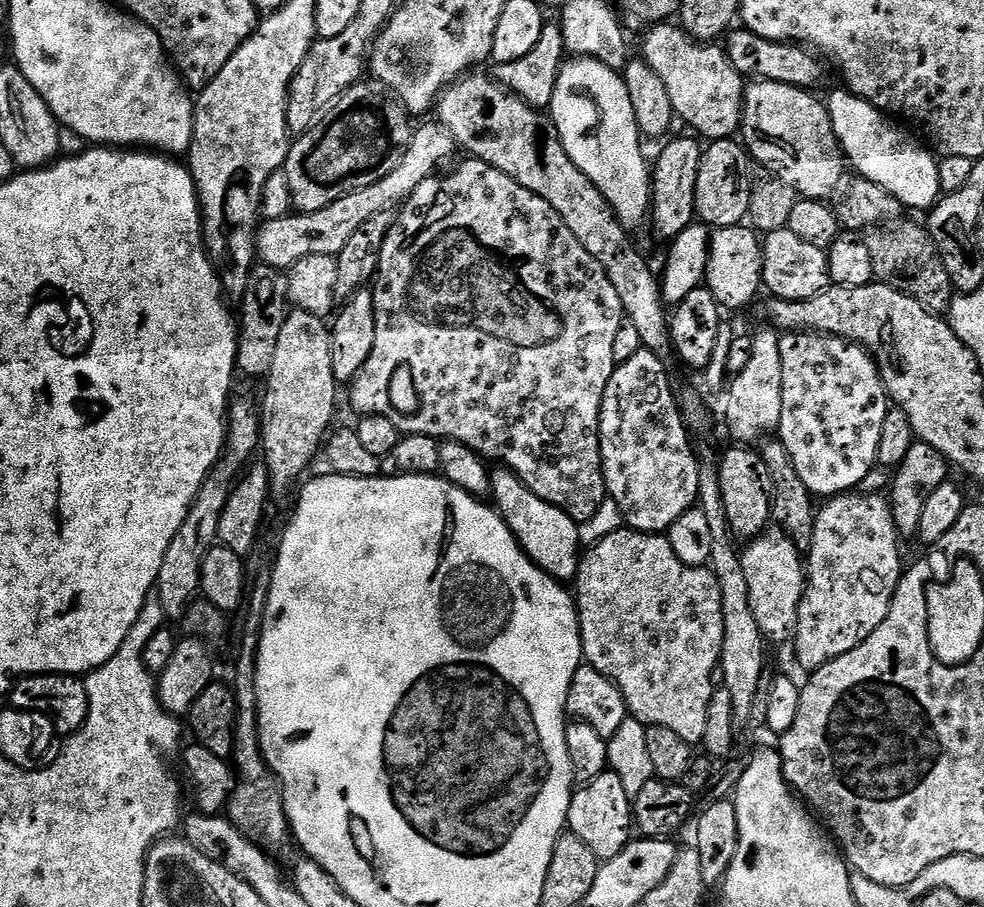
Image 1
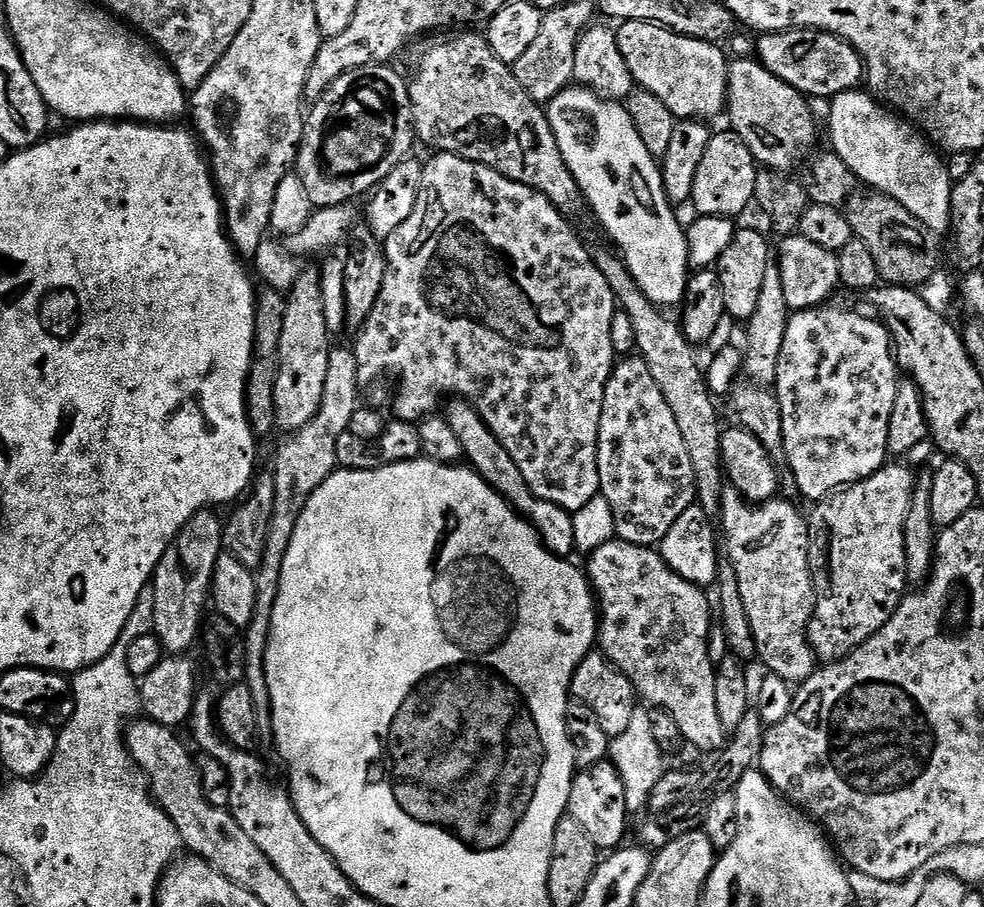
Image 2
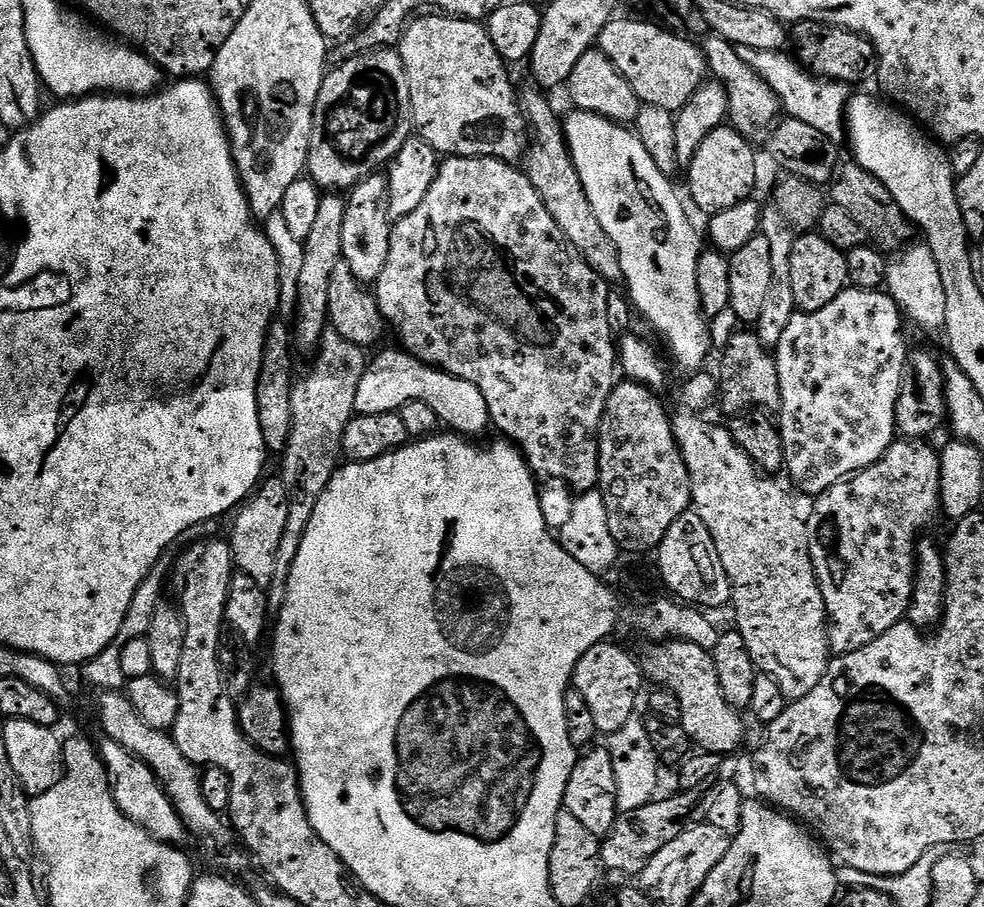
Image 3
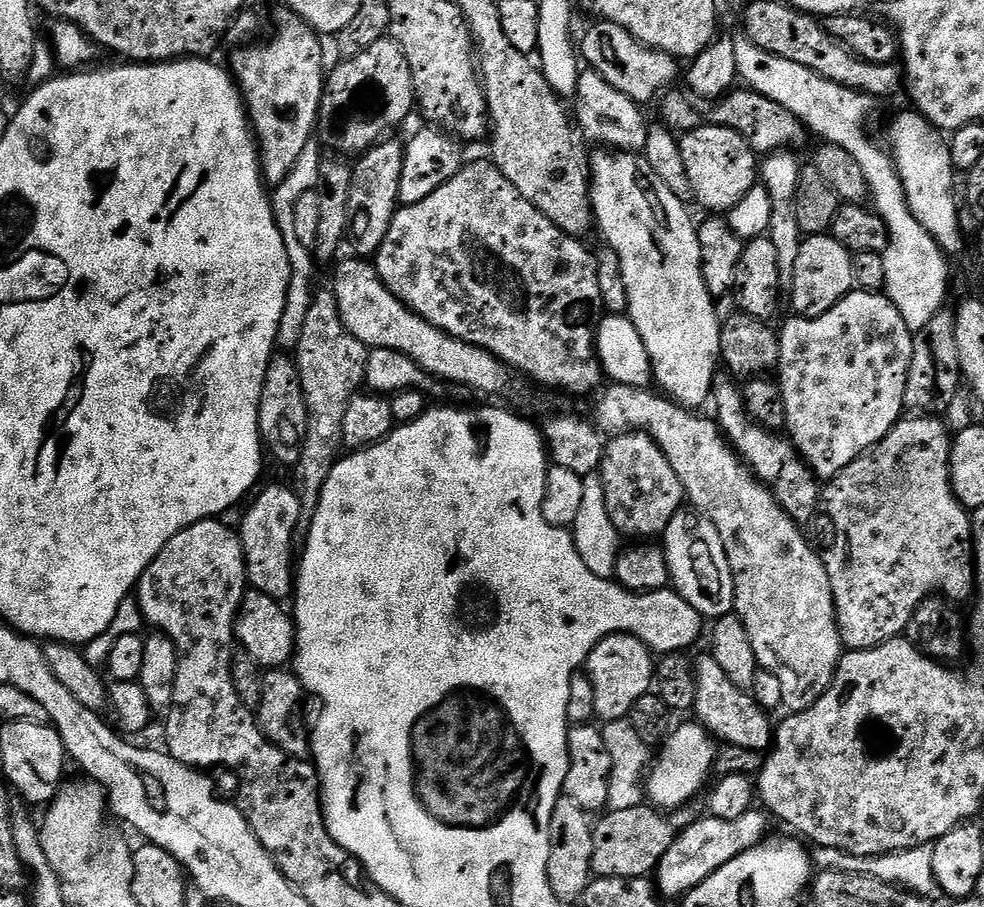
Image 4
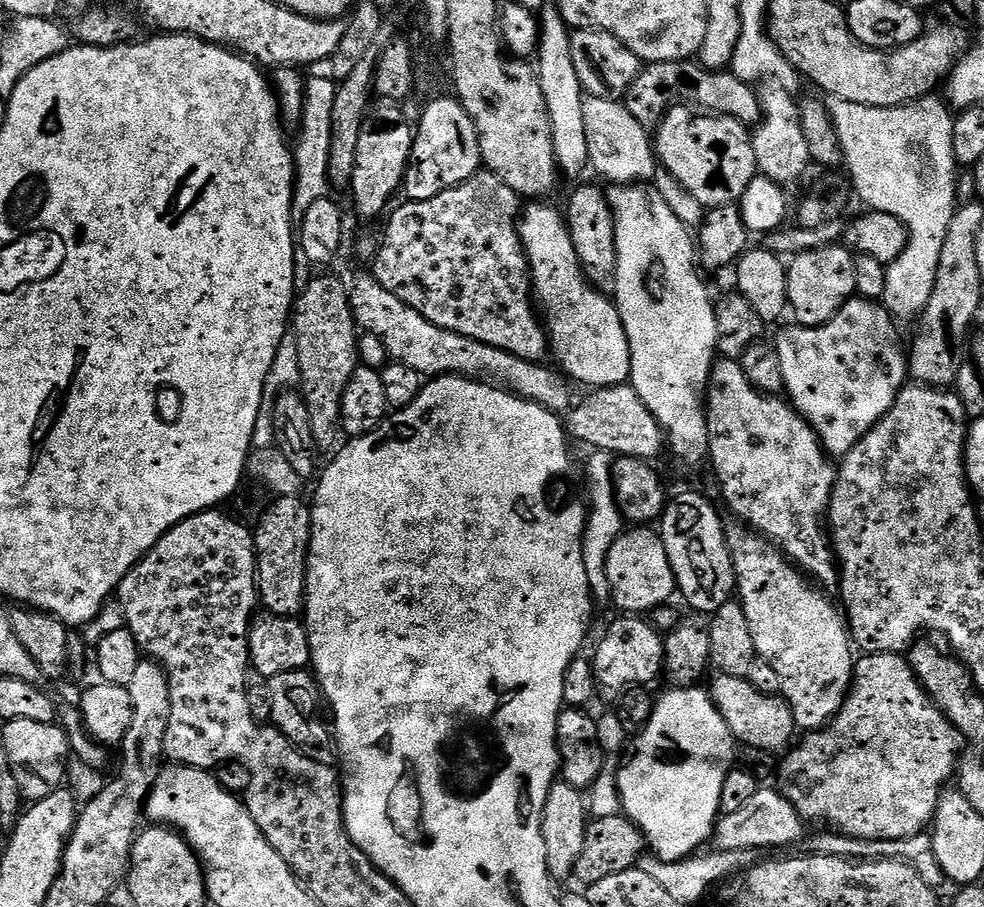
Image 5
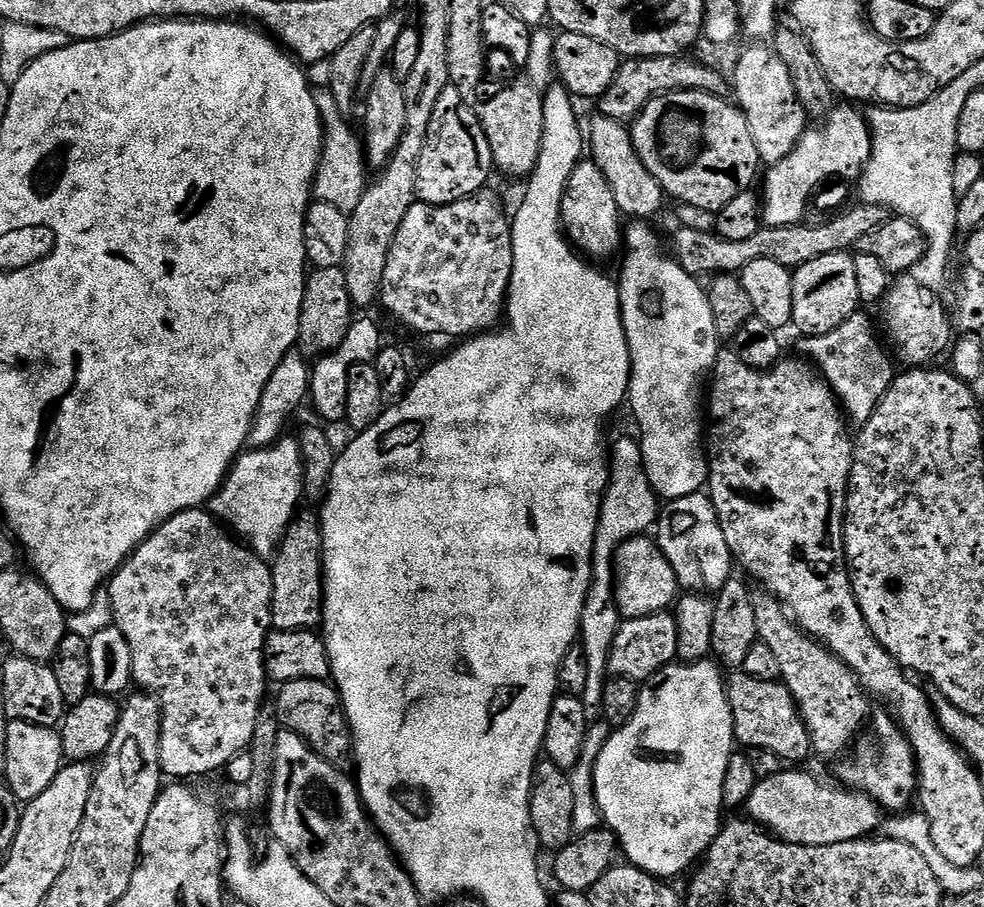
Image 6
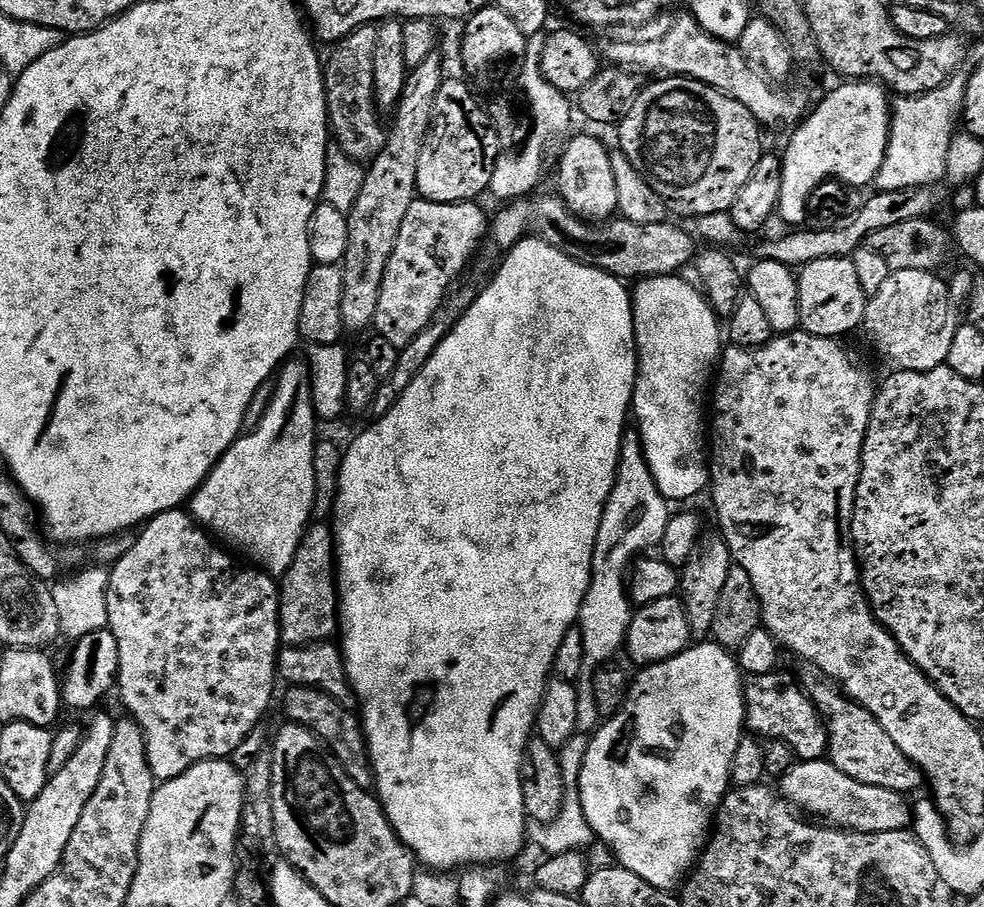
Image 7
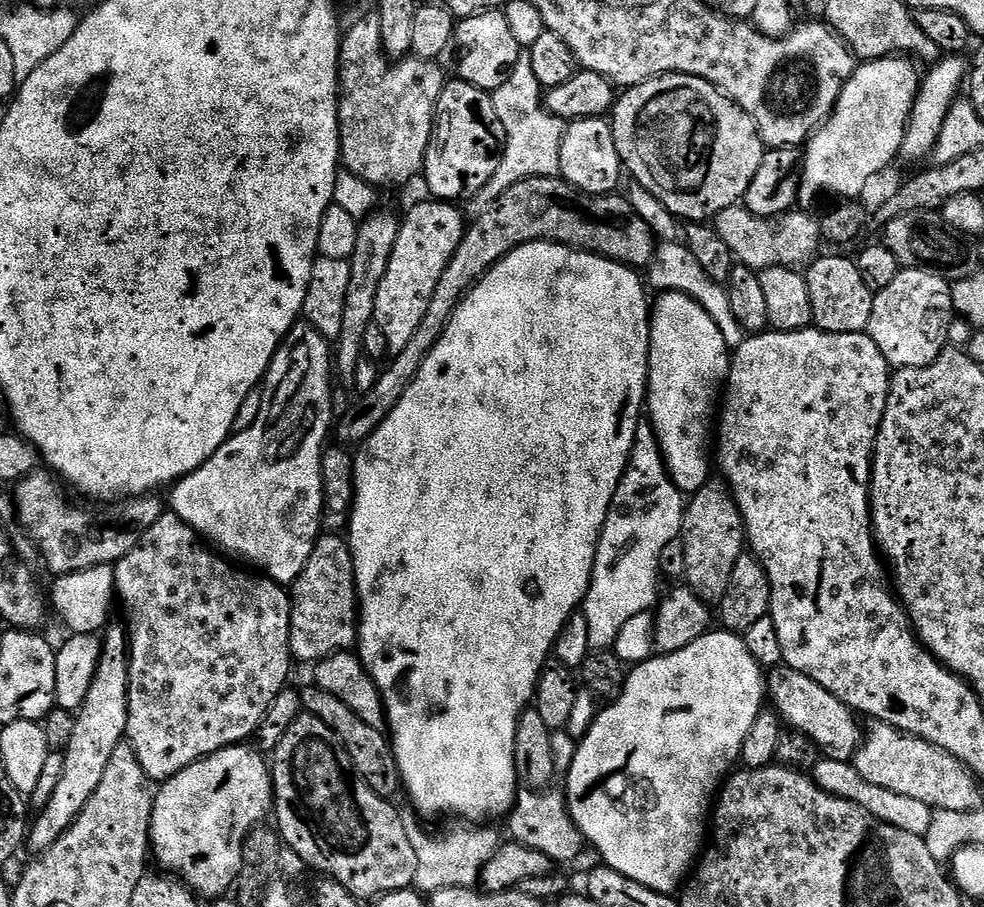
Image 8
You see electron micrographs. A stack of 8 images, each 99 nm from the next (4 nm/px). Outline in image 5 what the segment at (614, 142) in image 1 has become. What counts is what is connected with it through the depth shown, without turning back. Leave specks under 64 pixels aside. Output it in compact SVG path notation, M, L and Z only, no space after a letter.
M648 182L639 184L629 184L627 186L616 186L608 192L608 204L612 208L612 217L616 223L616 245L618 246L618 274L616 275L616 290L614 293L614 303L620 312L622 326L626 330L626 338L630 346L632 355L632 375L630 383L633 390L642 398L646 410L654 414L654 418L660 424L660 429L664 431L667 447L672 448L672 452L680 460L685 460L688 464L705 463L708 455L708 418L706 415L706 393L708 391L708 379L710 370L718 356L718 341L716 338L716 309L713 297L708 297L708 288L700 281L700 276L696 273L698 269L698 248L694 243L693 233L690 228L680 221L673 210L667 206L666 201L659 194L655 186Z

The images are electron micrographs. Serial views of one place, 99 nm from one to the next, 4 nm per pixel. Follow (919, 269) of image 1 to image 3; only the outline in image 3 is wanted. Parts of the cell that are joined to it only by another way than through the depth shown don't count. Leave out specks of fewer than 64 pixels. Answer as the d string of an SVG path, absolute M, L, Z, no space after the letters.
M855 162L841 163L836 176L832 180L830 191L832 191L832 196L830 192L831 203L841 206L848 214L853 215L858 226L868 233L869 241L881 252L885 254L899 253L910 242L908 240L911 238L912 232L914 233L911 221L904 211L893 202L892 195L882 186L880 180L874 178L874 174L867 172L860 164Z

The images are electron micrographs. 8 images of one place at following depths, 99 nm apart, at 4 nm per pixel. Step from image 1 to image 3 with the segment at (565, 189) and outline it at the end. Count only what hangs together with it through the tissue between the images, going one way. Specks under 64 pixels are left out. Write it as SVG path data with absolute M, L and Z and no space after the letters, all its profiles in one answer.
M447 14L417 15L409 19L400 35L398 51L406 70L406 82L410 82L415 135L430 142L441 157L477 156L516 162L520 155L519 160L529 151L530 127L521 97L518 92L516 96L516 88L508 77L509 65L498 54L487 27L481 21L461 20Z

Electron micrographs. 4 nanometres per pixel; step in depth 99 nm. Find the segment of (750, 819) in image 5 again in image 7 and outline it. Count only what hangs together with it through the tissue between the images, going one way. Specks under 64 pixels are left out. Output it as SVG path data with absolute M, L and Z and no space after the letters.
M825 758L822 760L801 760L793 766L785 776L779 777L778 791L793 808L799 810L801 813L807 814L809 817L815 818L820 822L827 822L833 828L847 830L850 832L903 832L911 825L912 822L912 809L911 803L907 804L905 797L899 792L894 790L882 790L882 786L866 786L862 782L854 782L854 778L849 778L848 775L842 774L842 770L838 770L838 766L834 766L832 761Z

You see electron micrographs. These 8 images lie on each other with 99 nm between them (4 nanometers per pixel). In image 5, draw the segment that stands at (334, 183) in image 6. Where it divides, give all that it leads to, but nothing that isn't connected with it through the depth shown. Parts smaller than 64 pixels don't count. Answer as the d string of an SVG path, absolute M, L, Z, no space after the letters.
M331 75L308 76L304 87L304 113L298 125L300 141L295 141L296 183L292 189L292 219L298 222L314 202L329 195L330 146L334 142L334 100L337 81Z

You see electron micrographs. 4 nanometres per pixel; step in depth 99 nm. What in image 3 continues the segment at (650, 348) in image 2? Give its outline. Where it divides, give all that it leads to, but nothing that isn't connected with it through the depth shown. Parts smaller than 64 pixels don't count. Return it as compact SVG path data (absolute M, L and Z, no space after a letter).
M530 88L522 96L522 107L532 133L525 159L525 173L538 192L538 198L542 198L546 210L550 210L550 218L558 222L562 234L566 234L574 250L578 250L578 254L586 258L586 262L602 279L607 280L609 285L616 286L616 283L624 280L618 246L610 242L610 234L606 234L602 222L598 222L598 214L594 214L594 206L590 206L590 198L586 198L586 186L582 186L572 155L569 154L563 121L543 96L545 95L541 91L534 88Z

